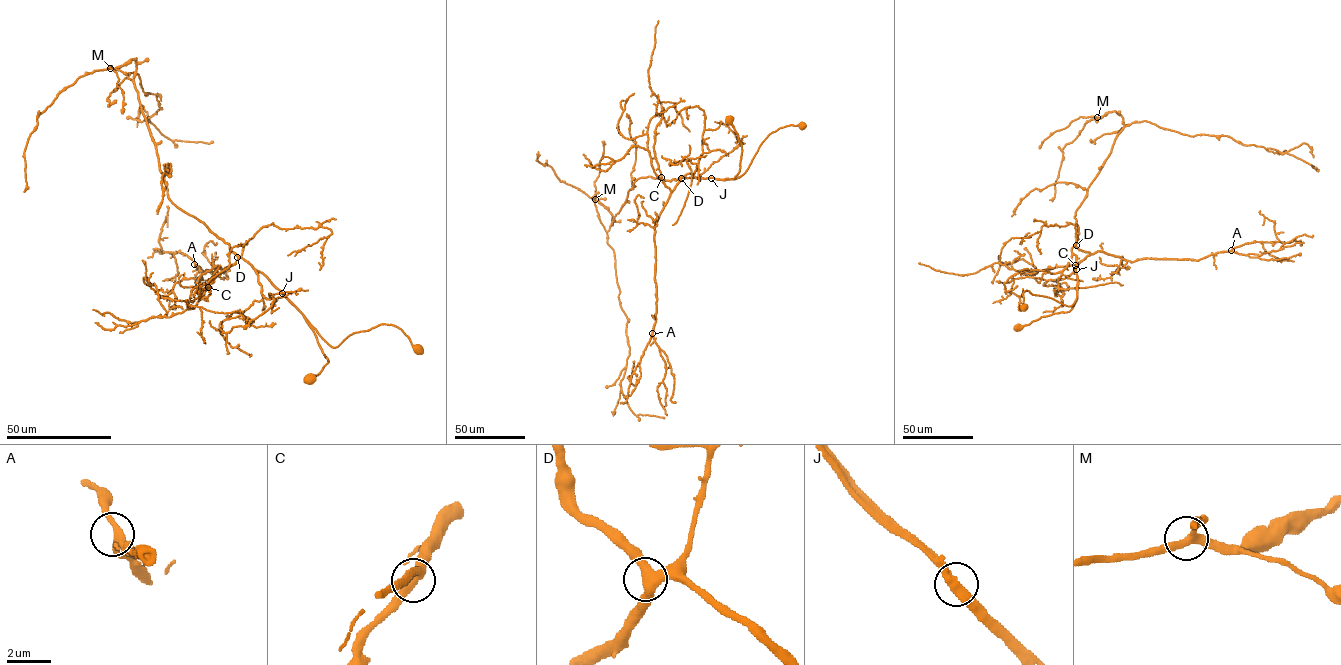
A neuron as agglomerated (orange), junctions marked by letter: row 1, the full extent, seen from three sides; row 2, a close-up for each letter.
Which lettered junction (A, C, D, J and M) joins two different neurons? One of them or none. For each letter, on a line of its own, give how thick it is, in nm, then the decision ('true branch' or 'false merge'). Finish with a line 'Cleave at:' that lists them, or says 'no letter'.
A: calibre 320 nm; true branch
C: calibre 400 nm; true branch
D: calibre 440 nm; true branch
J: calibre 400 nm; false merge
M: calibre 280 nm; true branch
Cleave at: J

